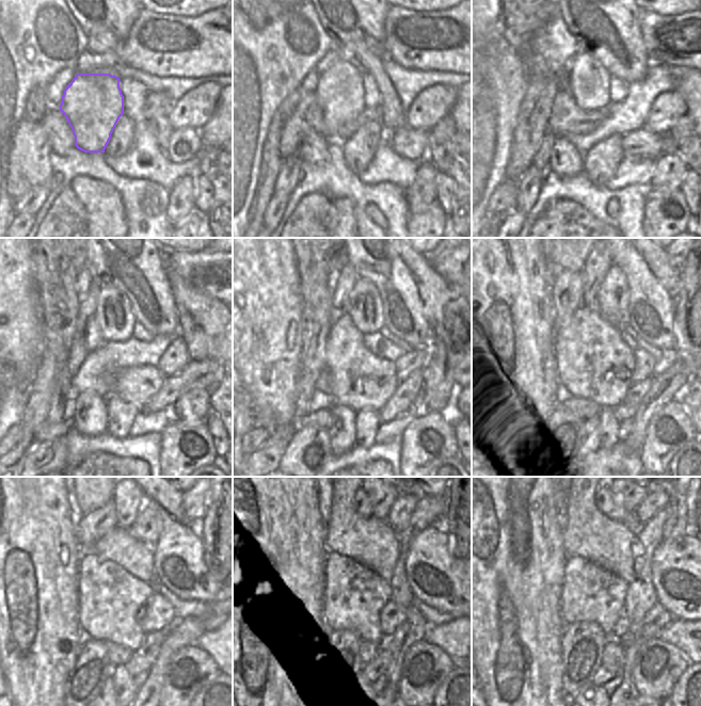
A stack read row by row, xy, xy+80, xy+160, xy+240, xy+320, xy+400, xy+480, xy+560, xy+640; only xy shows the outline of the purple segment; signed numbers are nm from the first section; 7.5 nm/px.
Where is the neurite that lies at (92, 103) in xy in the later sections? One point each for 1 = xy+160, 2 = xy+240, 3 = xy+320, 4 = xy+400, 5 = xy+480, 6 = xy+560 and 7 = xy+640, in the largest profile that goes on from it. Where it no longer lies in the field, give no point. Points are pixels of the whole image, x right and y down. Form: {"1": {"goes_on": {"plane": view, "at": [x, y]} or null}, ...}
{"1": {"goes_on": {"plane": "xy+160", "at": [588, 82]}}, "2": {"goes_on": {"plane": "xy+240", "at": [114, 314]}}, "3": {"goes_on": {"plane": "xy+320", "at": [364, 305]}}, "4": {"goes_on": {"plane": "xy+400", "at": [614, 295]}}, "5": {"goes_on": {"plane": "xy+480", "at": [147, 526]}}, "6": {"goes_on": {"plane": "xy+560", "at": [400, 514]}}, "7": {"goes_on": {"plane": "xy+640", "at": [656, 499]}}}

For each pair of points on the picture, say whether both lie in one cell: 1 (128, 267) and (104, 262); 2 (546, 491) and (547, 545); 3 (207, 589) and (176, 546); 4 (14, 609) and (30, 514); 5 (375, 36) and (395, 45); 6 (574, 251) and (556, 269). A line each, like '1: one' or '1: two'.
1: one
2: one
3: one
4: one
5: two
6: one

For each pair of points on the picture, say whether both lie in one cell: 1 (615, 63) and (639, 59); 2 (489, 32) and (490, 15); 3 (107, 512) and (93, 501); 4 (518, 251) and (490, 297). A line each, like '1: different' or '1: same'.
1: same
2: same
3: different
4: same

